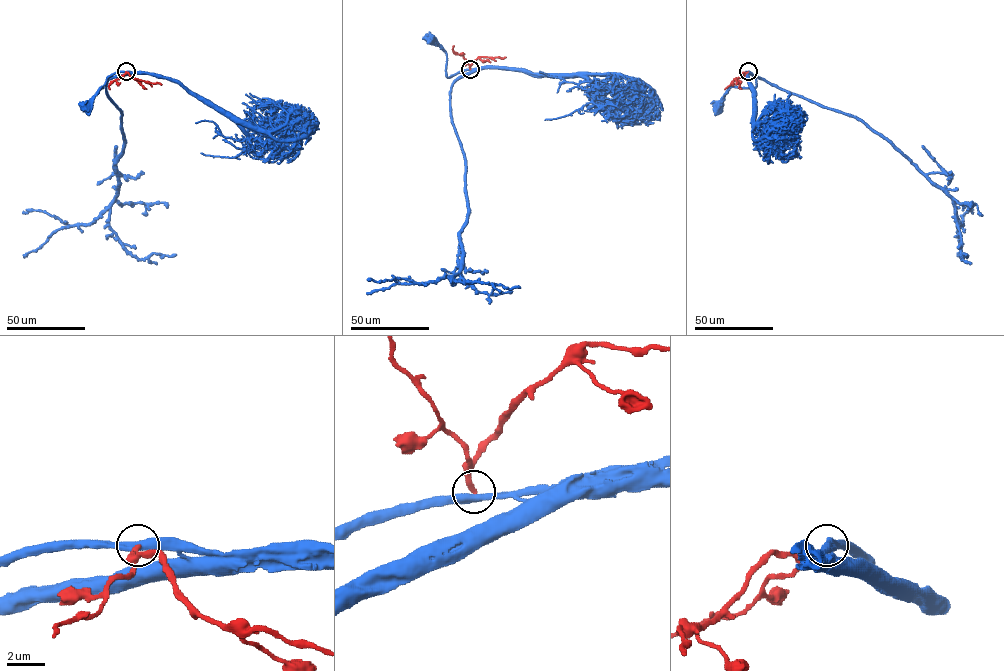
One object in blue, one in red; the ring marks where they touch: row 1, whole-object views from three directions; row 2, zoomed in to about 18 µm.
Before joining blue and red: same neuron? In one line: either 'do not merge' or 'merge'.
do not merge

